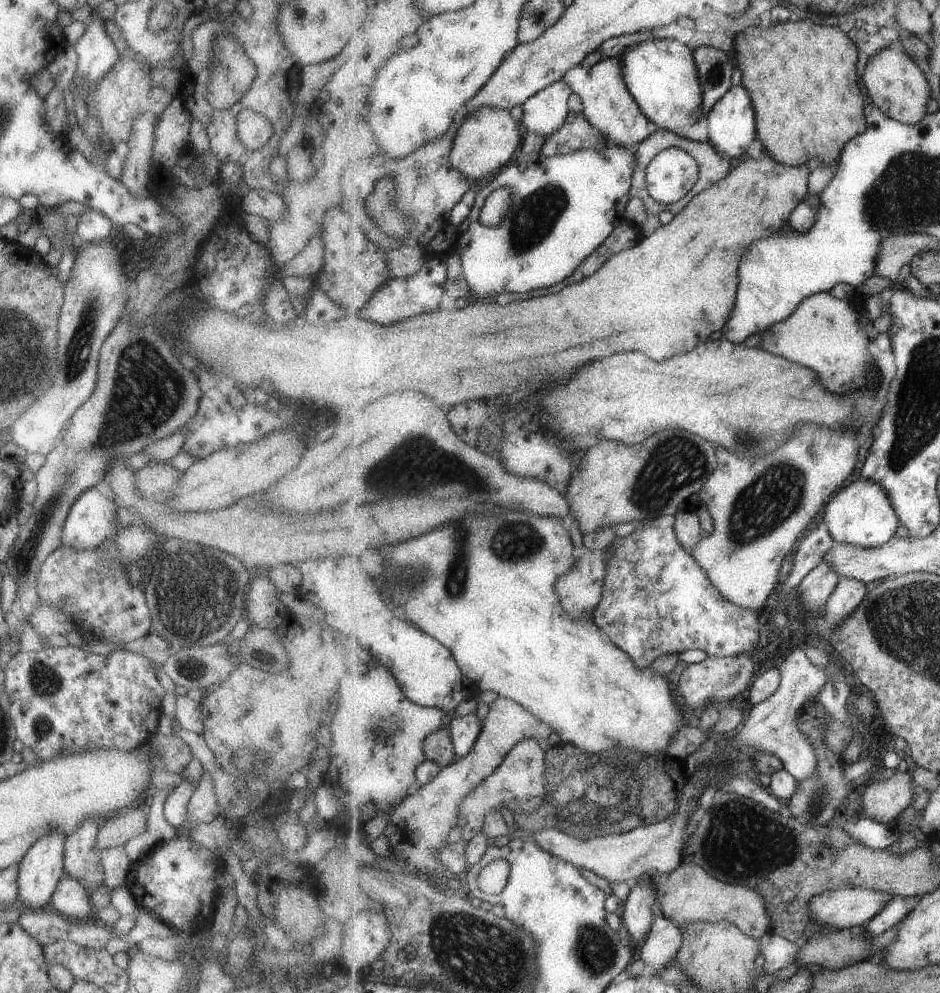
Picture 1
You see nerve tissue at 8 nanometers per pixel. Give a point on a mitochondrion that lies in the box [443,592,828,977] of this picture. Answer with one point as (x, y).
(594, 800)

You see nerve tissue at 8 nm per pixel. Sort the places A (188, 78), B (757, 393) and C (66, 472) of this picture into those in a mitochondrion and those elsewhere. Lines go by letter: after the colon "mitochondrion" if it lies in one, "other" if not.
A: other
B: other
C: mitochondrion

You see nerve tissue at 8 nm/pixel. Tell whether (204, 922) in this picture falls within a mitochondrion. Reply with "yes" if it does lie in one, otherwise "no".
no

